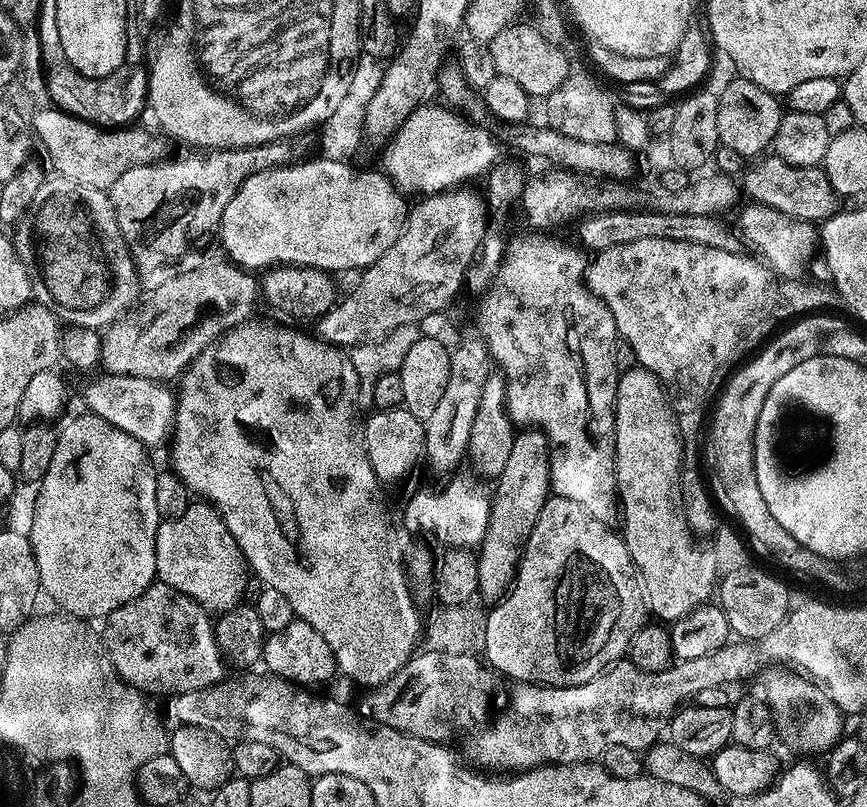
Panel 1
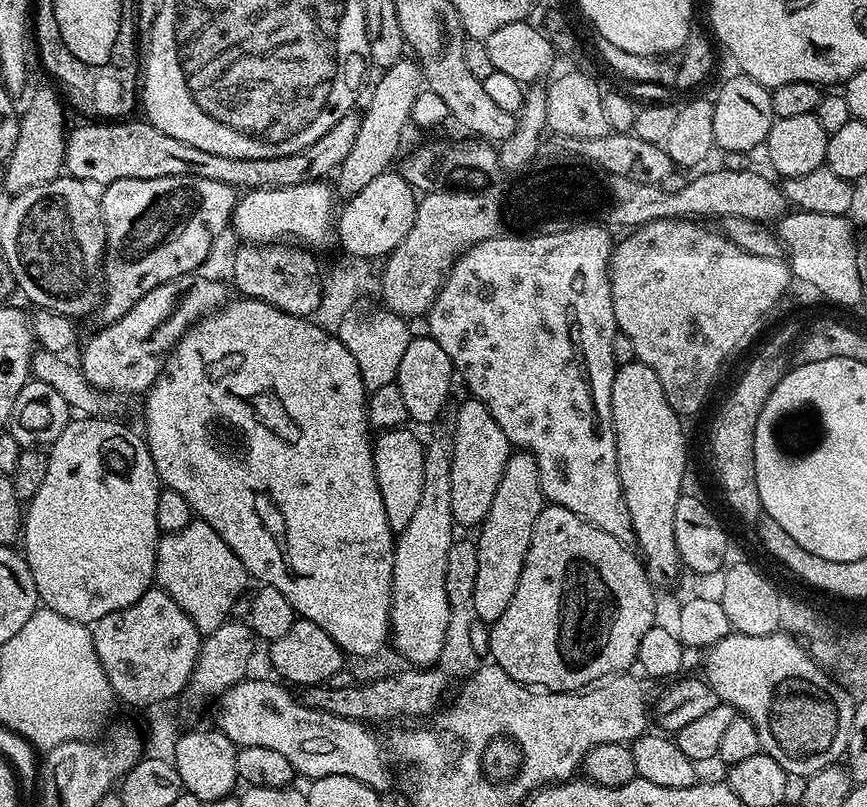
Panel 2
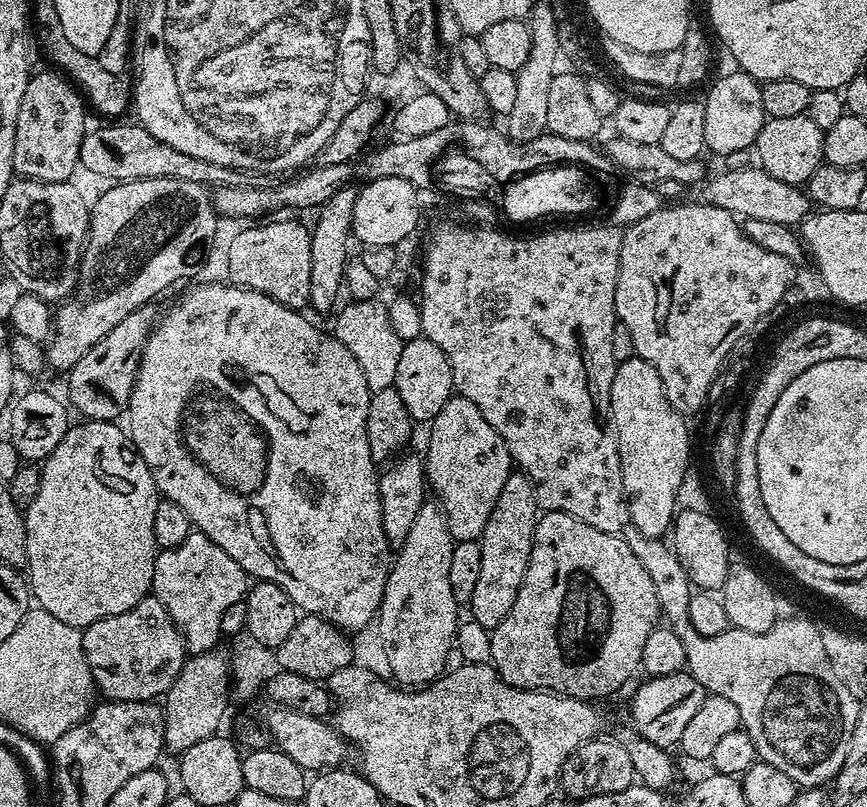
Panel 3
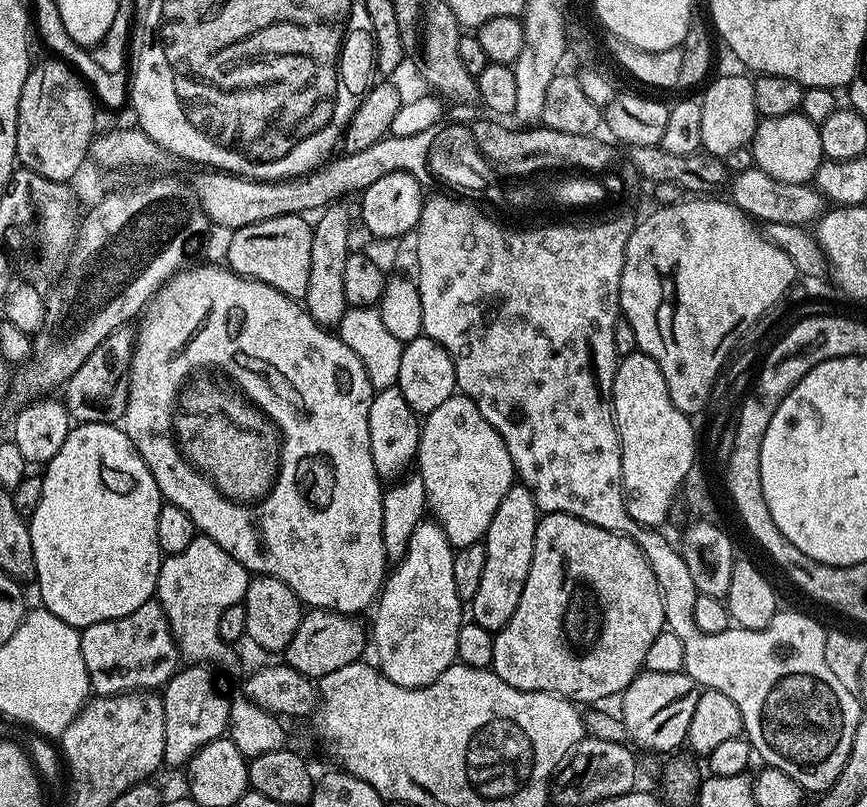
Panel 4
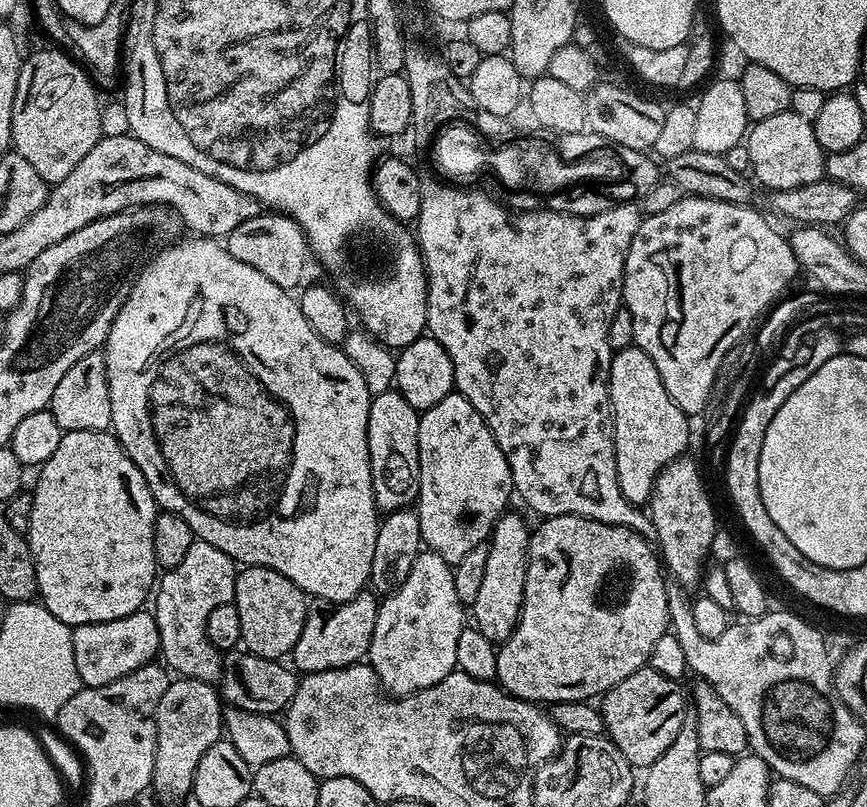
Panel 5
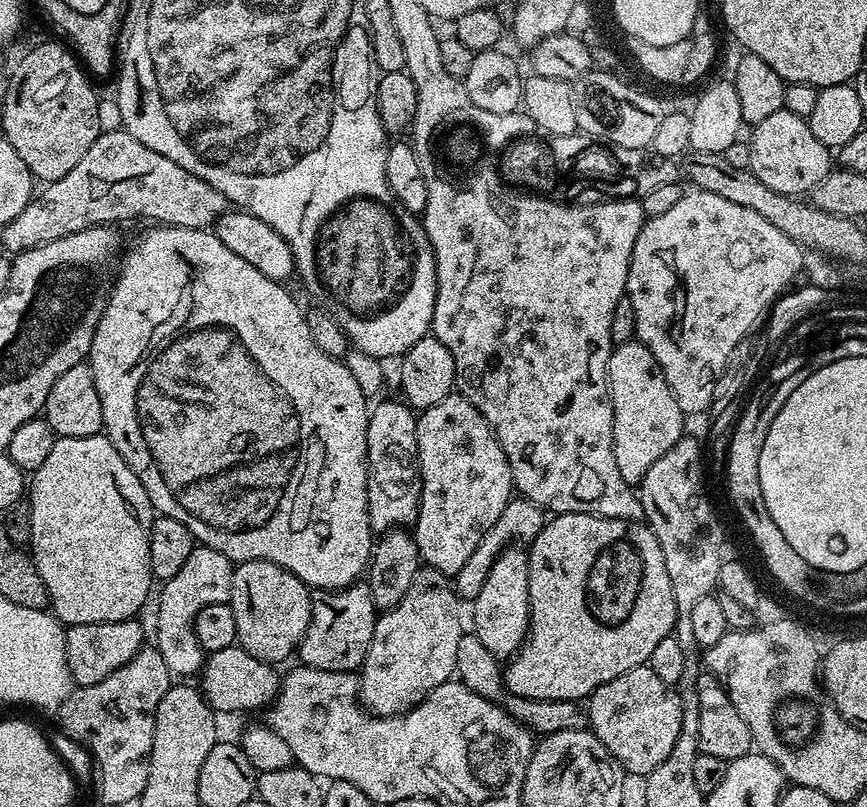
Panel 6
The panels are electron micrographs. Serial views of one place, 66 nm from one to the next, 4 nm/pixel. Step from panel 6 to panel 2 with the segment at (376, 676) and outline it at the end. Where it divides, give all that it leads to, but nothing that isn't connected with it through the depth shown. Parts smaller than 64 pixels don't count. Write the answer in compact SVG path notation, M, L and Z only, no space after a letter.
M447 439L428 440L424 453L422 502L410 526L395 537L394 574L392 575L392 619L390 644L412 666L432 666L439 661L446 642L447 626L454 615L446 598L446 558L454 539L450 466L452 450Z

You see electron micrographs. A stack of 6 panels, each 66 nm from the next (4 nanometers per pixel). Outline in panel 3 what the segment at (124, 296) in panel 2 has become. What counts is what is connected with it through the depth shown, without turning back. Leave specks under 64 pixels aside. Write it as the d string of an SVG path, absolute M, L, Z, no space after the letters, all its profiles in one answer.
M150 178L149 180L116 182L105 188L108 189L97 198L96 204L94 200L90 208L90 227L88 229L88 238L84 242L84 253L80 255L76 287L72 295L63 301L54 312L54 335L46 344L47 363L52 368L54 366L56 368L64 368L63 370L71 370L78 362L78 358L82 358L82 354L86 354L86 350L90 350L90 346L94 346L102 338L106 338L106 334L110 334L110 330L114 330L114 326L118 326L118 322L122 322L122 318L126 318L126 314L138 310L143 304L152 304L159 292L166 291L175 280L180 280L183 276L190 275L195 270L196 263L200 260L200 251L216 236L218 213L213 193L205 185L198 182L186 182L182 178Z

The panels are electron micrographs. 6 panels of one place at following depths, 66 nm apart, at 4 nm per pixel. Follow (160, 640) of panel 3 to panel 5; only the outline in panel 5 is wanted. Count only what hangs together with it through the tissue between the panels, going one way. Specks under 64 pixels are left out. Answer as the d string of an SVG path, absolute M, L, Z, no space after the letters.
M141 610L110 622L77 624L72 628L72 645L81 685L86 688L106 686L157 659L160 651L158 622L151 611Z

